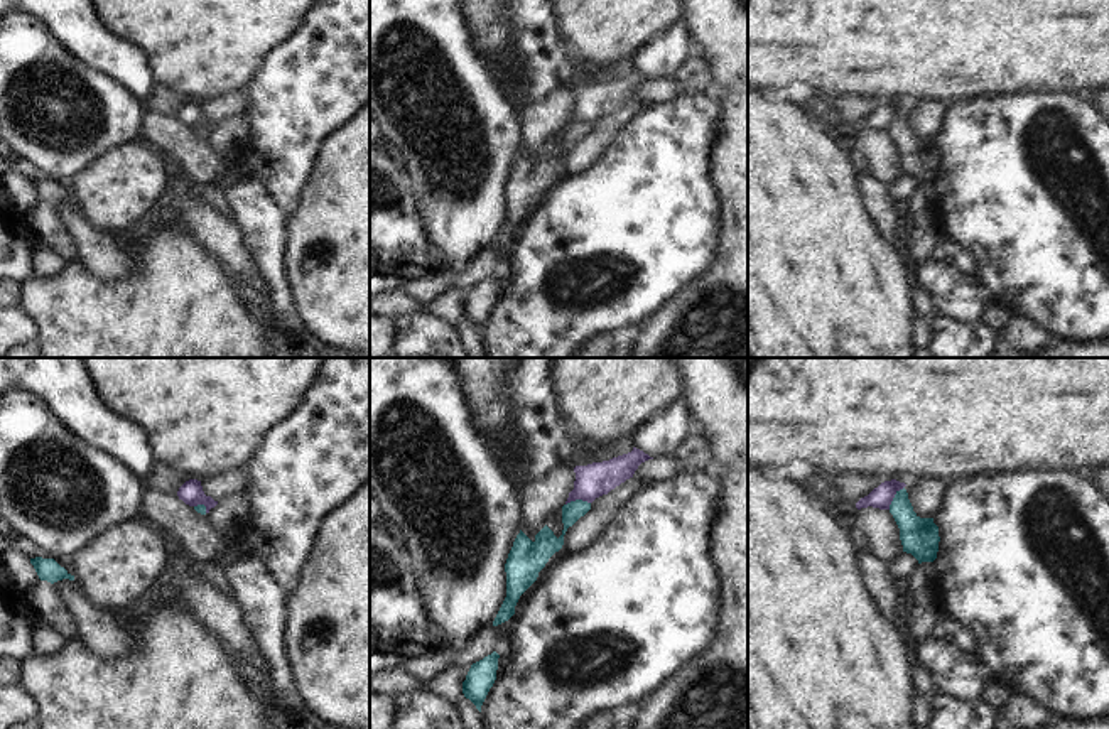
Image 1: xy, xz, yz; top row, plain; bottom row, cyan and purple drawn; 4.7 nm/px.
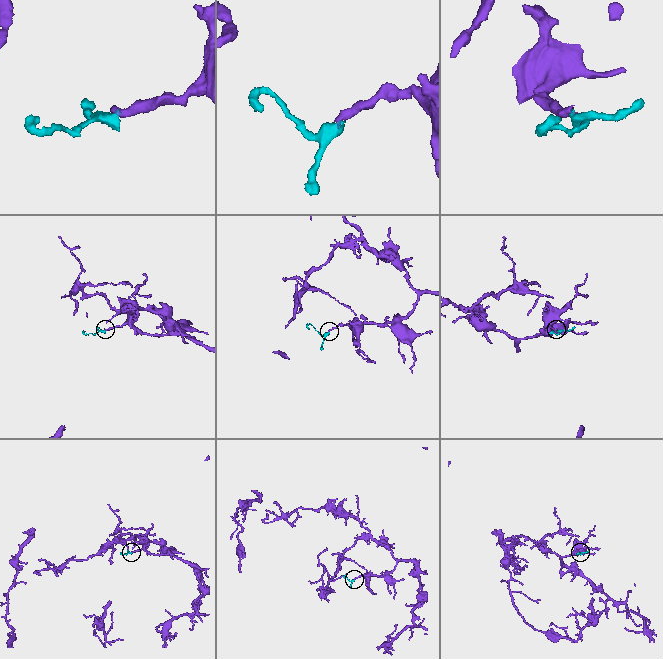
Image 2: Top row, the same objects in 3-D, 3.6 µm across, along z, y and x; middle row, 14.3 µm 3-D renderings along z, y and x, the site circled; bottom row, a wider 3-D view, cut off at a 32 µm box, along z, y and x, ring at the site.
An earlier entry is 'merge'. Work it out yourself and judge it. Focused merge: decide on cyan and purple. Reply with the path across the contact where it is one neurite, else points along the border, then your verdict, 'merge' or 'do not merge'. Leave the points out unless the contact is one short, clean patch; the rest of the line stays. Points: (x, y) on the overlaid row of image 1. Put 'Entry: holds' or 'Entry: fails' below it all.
border along yz (903, 486), (888, 508); do not merge
Entry: fails

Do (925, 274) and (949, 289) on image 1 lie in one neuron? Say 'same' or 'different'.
same

